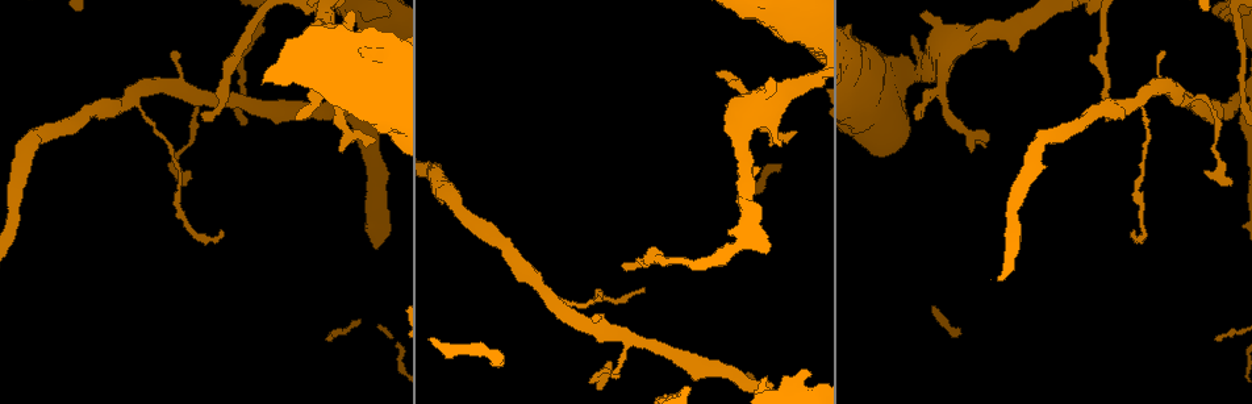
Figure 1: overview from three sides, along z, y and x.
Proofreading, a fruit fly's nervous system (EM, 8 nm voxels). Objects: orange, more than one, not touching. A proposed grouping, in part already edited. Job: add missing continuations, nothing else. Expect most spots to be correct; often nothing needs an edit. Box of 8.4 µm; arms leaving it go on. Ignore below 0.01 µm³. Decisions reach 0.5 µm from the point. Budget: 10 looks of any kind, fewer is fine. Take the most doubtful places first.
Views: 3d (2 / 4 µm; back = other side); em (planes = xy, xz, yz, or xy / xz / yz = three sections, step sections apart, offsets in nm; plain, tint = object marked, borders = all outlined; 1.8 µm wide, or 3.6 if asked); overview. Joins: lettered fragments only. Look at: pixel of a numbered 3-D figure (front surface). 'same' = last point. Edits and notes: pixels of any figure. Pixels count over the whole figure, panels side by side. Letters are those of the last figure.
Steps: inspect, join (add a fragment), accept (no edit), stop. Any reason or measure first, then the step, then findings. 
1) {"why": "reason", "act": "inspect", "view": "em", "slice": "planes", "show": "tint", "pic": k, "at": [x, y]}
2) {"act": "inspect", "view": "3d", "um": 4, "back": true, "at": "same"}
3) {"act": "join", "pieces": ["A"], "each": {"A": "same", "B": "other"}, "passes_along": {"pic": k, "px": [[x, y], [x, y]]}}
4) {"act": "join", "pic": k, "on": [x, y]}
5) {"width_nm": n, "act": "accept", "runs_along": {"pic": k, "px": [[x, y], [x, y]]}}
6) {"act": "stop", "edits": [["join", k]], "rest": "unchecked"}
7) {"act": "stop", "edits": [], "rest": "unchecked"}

{"act": "inspect", "view": "3d", "um": 2, "pic": 1, "at": [206, 120]}

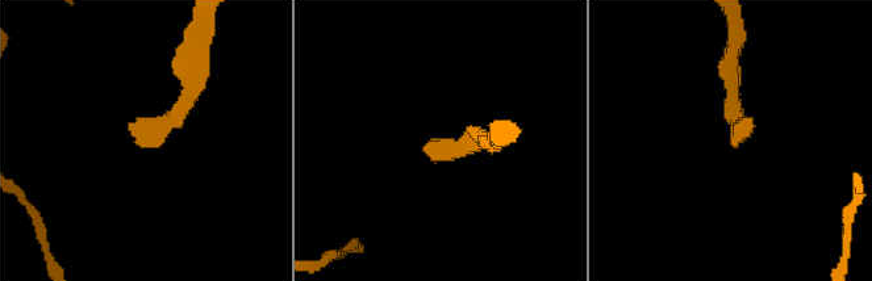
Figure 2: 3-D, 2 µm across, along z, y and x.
{"why": "need the tissue", "act": "inspect", "view": "em", "slice": "yz", "step": 8, "show": "borders", "pic": 2, "at": [430, 142]}

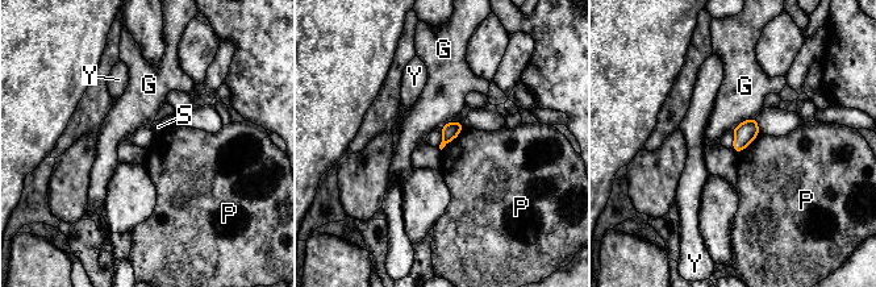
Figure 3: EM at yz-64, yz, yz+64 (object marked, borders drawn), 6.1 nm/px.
{"act": "inspect", "view": "em", "slice": "planes", "show": "borders", "at": "same"}

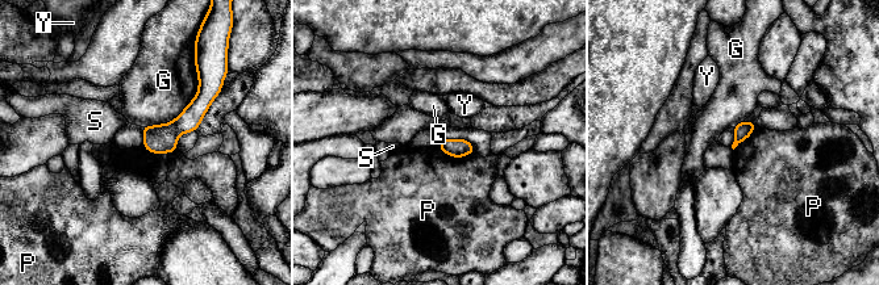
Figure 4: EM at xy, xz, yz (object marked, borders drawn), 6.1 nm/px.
{"width_nm": 100, "longest_contact_nm": ["G", 500], "act": "accept", "each": {"G": "other", "P": "other", "S": "other", "Y": "other"}, "found": "no lettered fragment goes on from it"}

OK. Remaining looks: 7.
{"why": "tapers out", "act": "inspect", "view": "3d", "um": 4, "pic": 1, "at": [794, 133]}

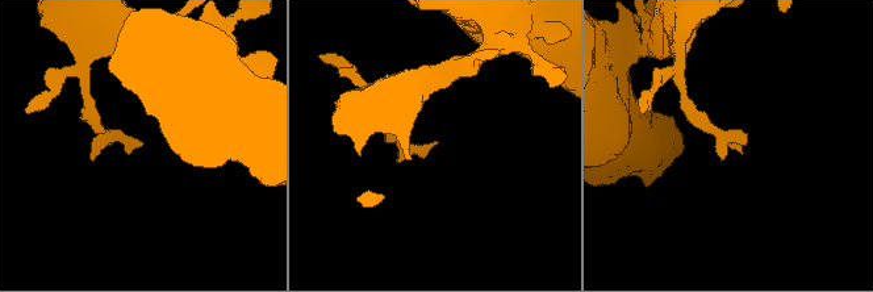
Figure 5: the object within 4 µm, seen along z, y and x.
{"why": "shape alone is not enough", "act": "inspect", "view": "em", "slice": "planes", "show": "borders", "pic": 5, "at": [142, 145]}

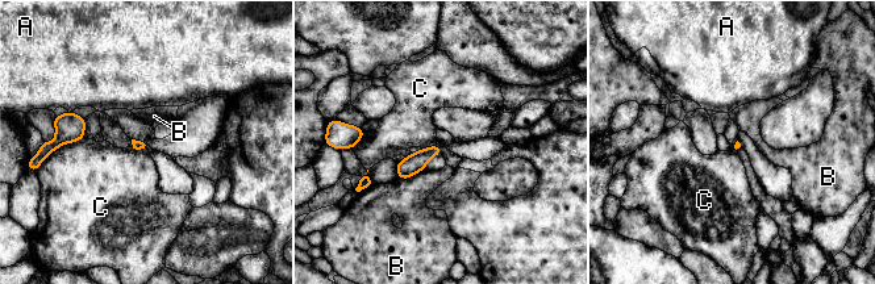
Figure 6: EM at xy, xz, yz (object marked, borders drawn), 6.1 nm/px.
{"act": "accept", "each": {"A": "other", "B": "other", "C": "other"}, "border": {"pic": 6, "px": [[83, 137], [62, 143], [55, 150]]}, "found": "no lettered fragment goes on from it"}

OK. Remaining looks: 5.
{"why": "tapers out", "act": "inspect", "view": "3d", "um": 4, "pic": 1, "at": [224, 232]}

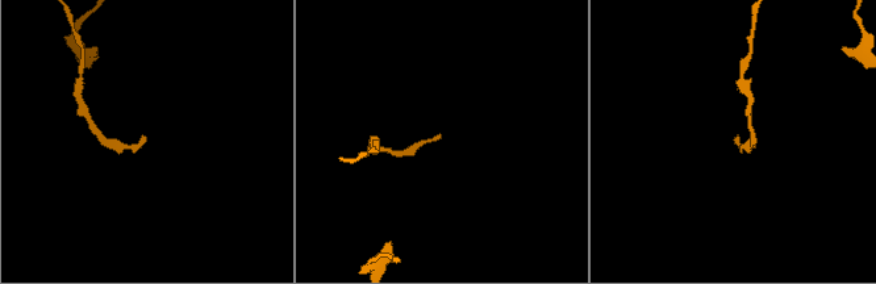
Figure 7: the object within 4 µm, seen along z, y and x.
{"act": "inspect", "view": "em", "um": 3.6, "slice": "xy", "step": 4, "show": "borders", "pic": 7, "at": [146, 138]}

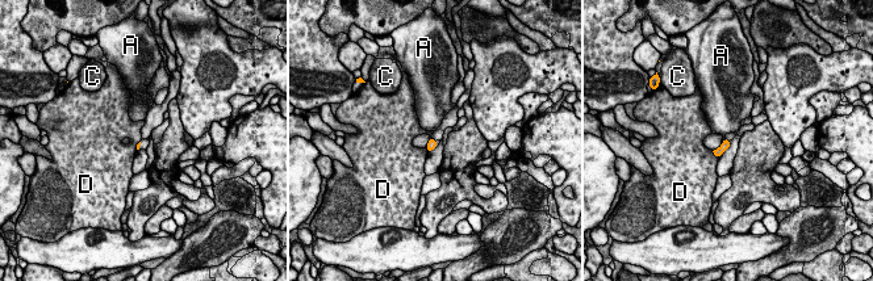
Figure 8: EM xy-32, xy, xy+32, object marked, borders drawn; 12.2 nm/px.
{"act": "accept", "each": {"A": "other", "C": "other", "D": "other"}, "border": {"pic": 8, "px": [[710, 150], [718, 158]]}, "found": "none of them fits"}

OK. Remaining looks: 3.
{"why": "an open end", "act": "inspect", "view": "em", "slice": "planes", "show": "plain", "pic": 1, "at": [914, 118]}

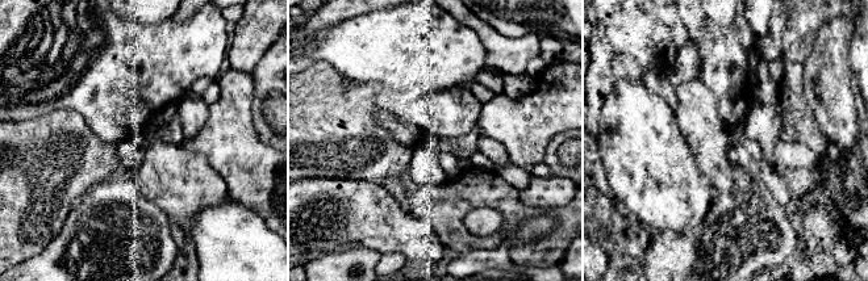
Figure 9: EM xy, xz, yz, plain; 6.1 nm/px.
{"act": "inspect", "view": "em", "slice": "planes", "show": "borders", "at": "same"}

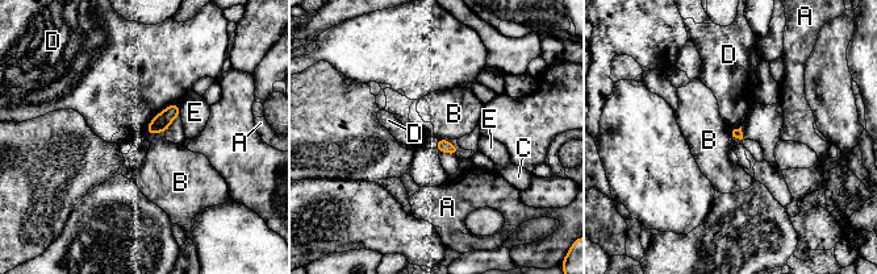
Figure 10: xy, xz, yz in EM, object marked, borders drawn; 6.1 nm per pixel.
{"act": "accept", "each": {"A": "other", "B": "other", "C": "other", "D": "other", "E": "other"}, "border": {"pic": 10, "px": [[165, 129], [157, 133], [145, 132]]}, "found": "none of them fits"}

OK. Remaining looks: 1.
{"act": "stop", "edits": [], "rest": "unchecked"}

